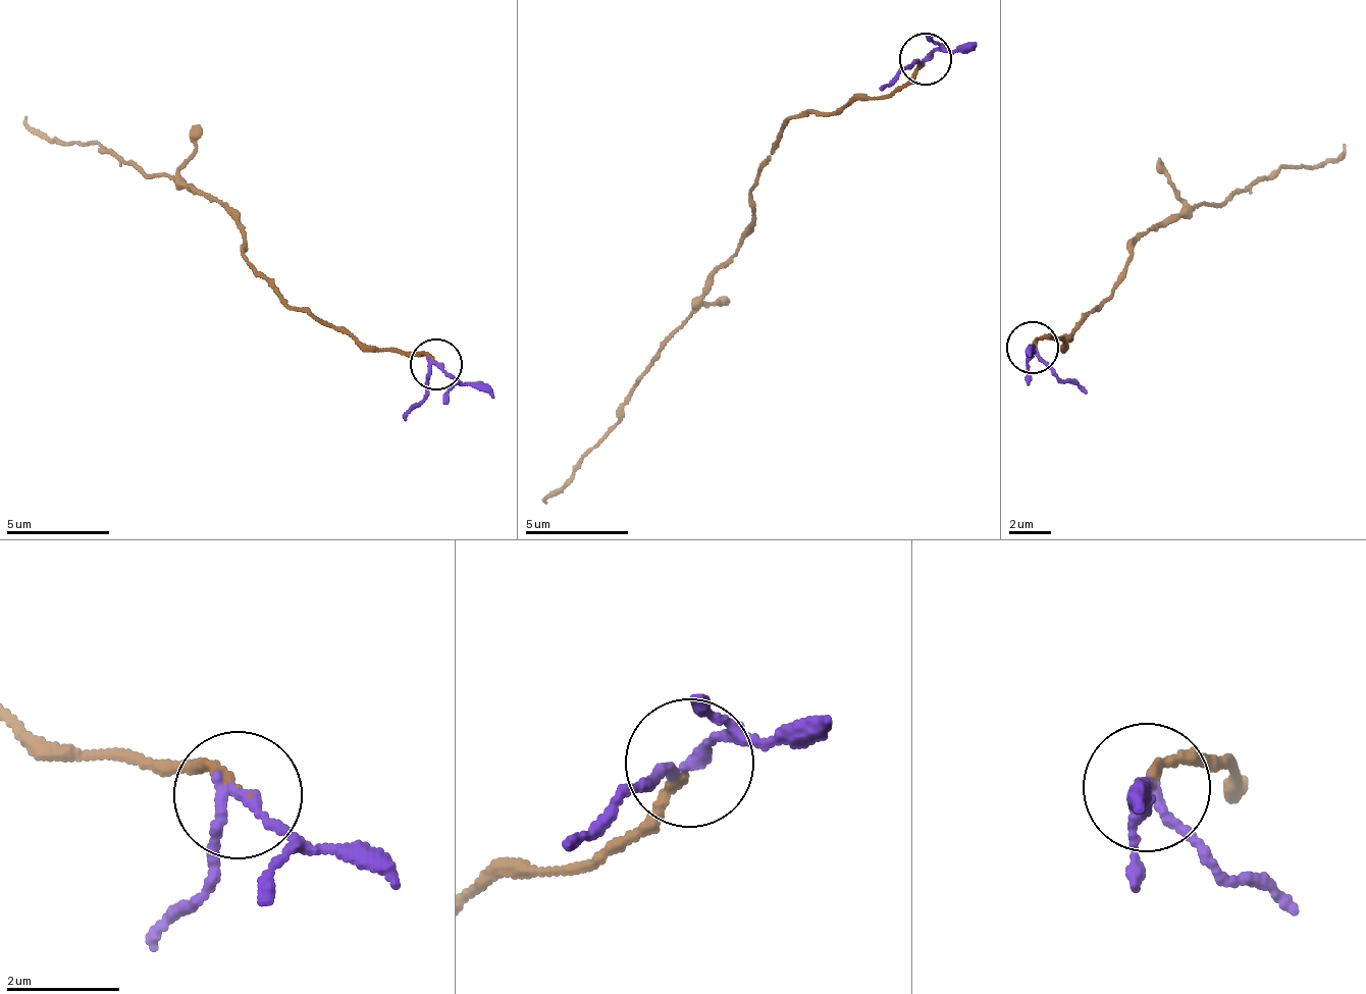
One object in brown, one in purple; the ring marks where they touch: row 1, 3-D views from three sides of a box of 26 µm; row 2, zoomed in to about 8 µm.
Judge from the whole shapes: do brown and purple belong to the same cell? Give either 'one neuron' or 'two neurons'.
two neurons

